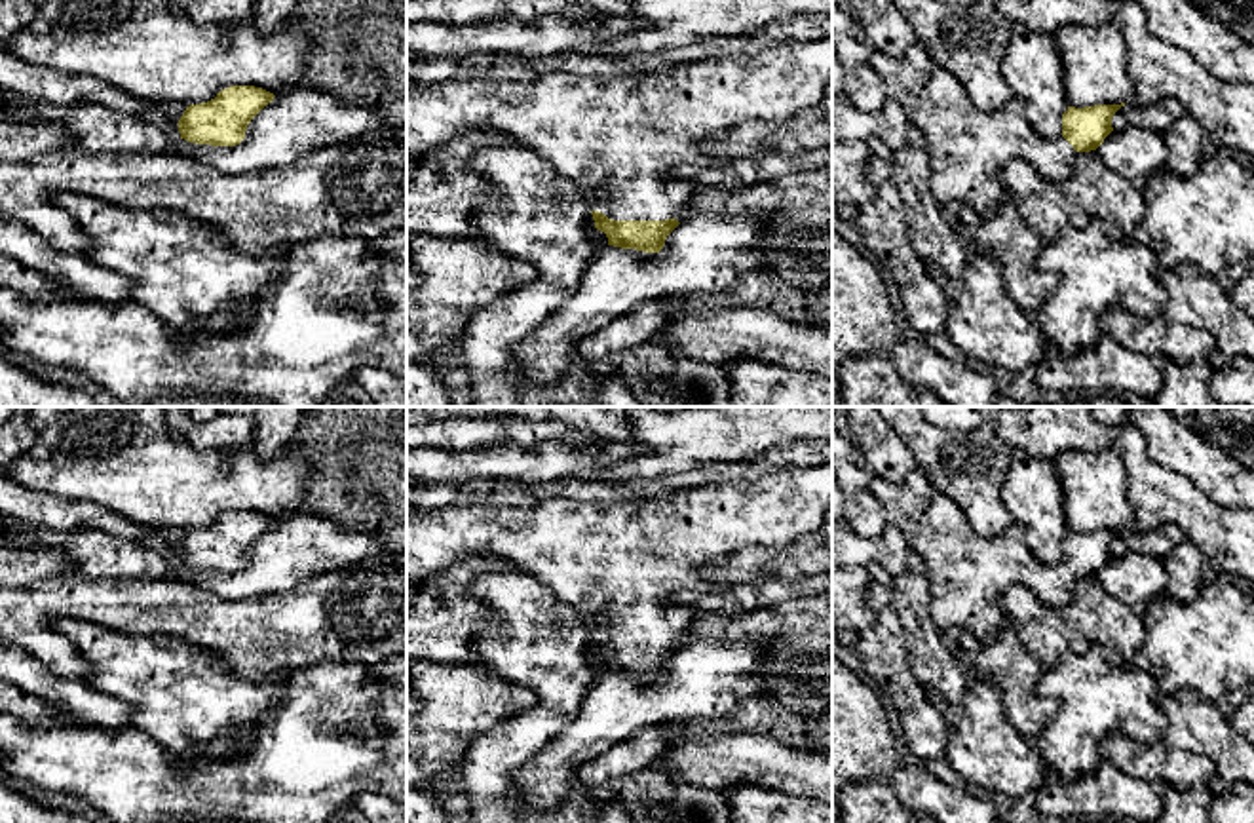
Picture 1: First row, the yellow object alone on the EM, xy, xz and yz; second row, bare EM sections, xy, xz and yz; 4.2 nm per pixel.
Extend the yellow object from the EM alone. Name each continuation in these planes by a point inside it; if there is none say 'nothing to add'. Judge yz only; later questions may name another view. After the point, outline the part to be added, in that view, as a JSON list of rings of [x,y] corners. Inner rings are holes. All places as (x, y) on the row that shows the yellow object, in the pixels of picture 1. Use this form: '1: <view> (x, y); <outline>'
1: yz (968, 147); [[[922,44],[901,57],[872,49],[870,65],[884,80],[887,99],[897,101],[908,122],[925,137],[925,150],[931,156],[929,186],[940,207],[963,203],[982,217],[992,217],[1009,200],[1001,169],[1015,158],[1028,162],[1049,182],[1062,184],[1068,179],[1077,152],[1062,135],[1043,139],[1026,120],[1022,99],[1011,95],[998,110],[980,110],[961,82],[939,67]]]

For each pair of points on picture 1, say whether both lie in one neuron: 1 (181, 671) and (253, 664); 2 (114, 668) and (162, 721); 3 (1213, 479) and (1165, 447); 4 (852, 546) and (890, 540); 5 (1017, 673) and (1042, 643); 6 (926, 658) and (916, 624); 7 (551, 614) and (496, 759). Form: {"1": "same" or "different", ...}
{"1": "different", "2": "same", "3": "same", "4": "same", "5": "different", "6": "same", "7": "same"}

